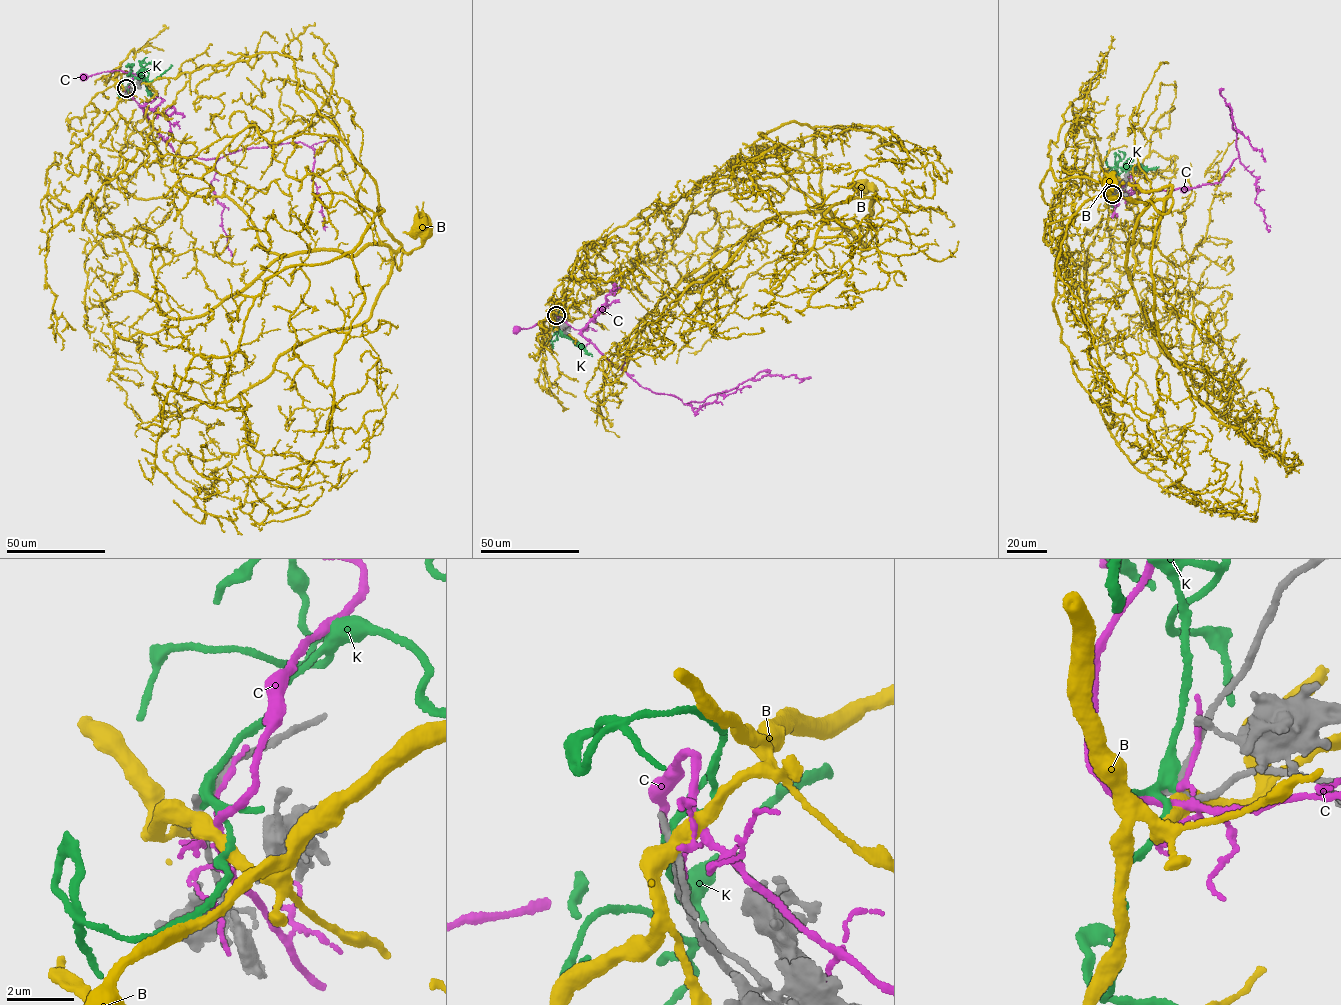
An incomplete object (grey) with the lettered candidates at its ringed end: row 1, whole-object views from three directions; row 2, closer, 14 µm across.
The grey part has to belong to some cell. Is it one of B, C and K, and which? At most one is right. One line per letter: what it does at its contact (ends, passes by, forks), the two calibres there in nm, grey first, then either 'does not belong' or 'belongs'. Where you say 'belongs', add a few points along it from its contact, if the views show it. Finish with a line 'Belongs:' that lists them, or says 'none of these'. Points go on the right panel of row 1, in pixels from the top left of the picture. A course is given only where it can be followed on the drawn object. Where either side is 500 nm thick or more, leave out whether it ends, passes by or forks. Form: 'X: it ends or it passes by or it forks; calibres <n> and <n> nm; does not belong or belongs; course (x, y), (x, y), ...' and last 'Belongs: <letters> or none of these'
B: it passes by; calibres 240 and 480 nm; does not belong
C: it passes by; calibres 170 and 130 nm; does not belong
K: it passes by; calibres 240 and 320 nm; does not belong
Belongs: none of these

